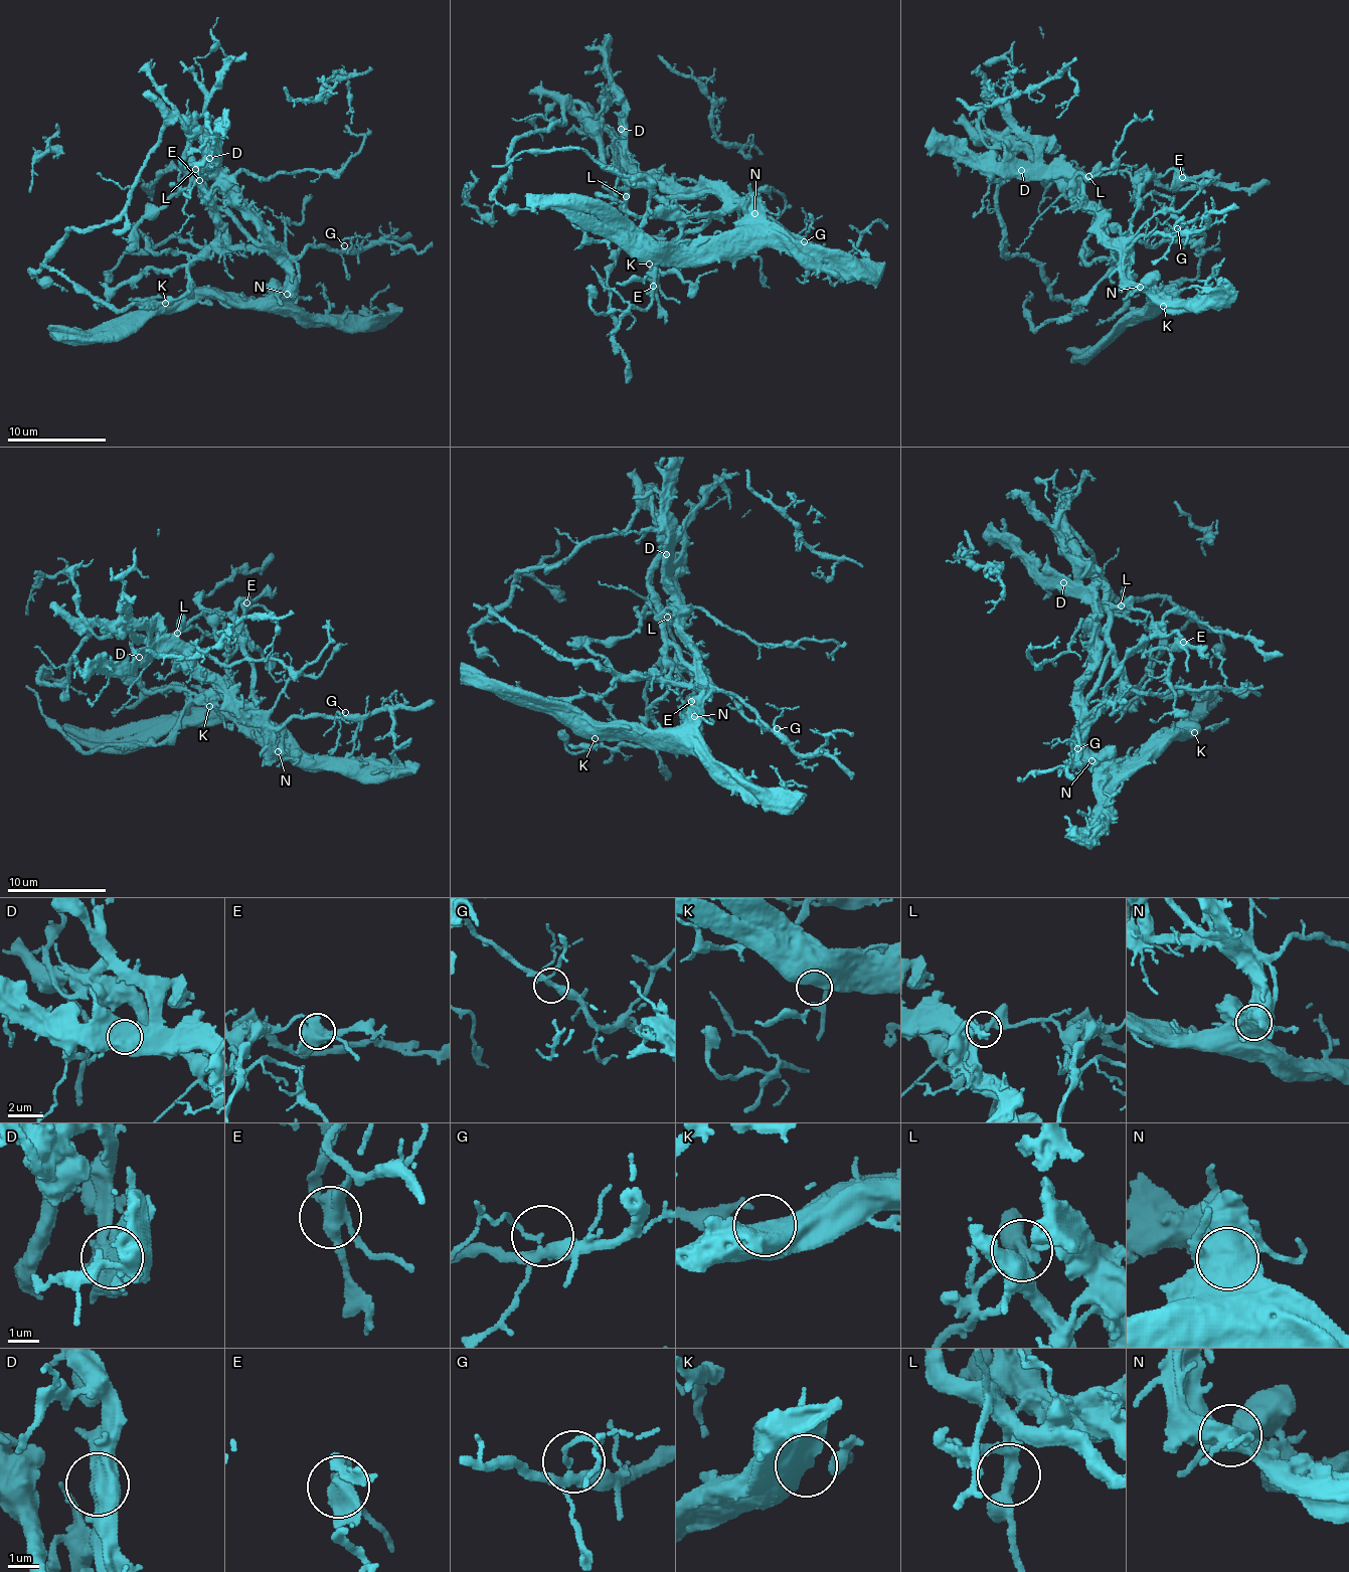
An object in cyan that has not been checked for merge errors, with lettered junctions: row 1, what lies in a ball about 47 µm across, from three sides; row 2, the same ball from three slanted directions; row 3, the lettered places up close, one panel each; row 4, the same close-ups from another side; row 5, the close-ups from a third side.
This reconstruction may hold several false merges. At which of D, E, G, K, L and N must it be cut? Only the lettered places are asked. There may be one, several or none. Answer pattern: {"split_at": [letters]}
{"split_at": ["L", "N"]}

